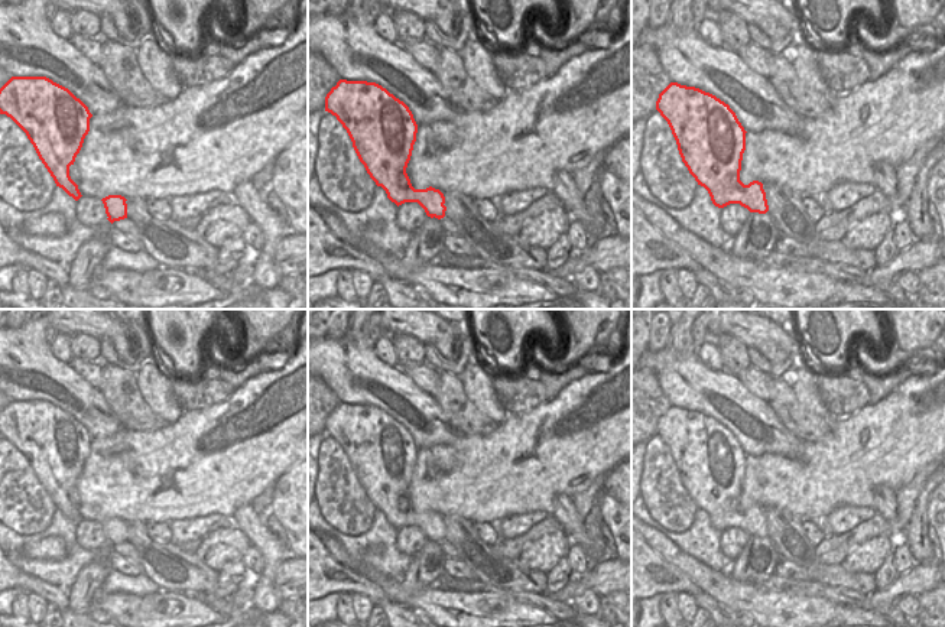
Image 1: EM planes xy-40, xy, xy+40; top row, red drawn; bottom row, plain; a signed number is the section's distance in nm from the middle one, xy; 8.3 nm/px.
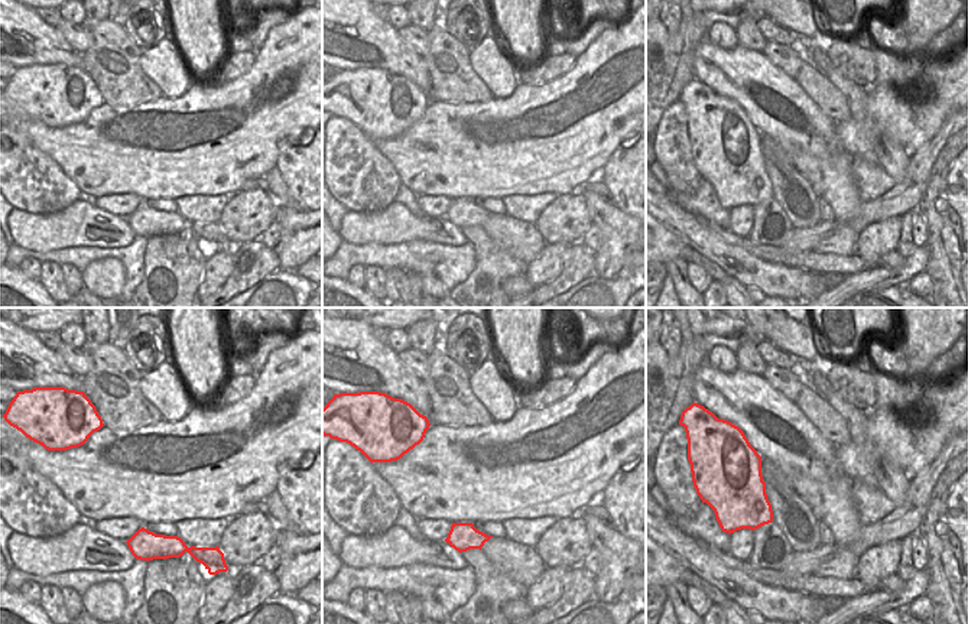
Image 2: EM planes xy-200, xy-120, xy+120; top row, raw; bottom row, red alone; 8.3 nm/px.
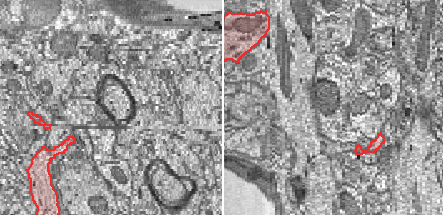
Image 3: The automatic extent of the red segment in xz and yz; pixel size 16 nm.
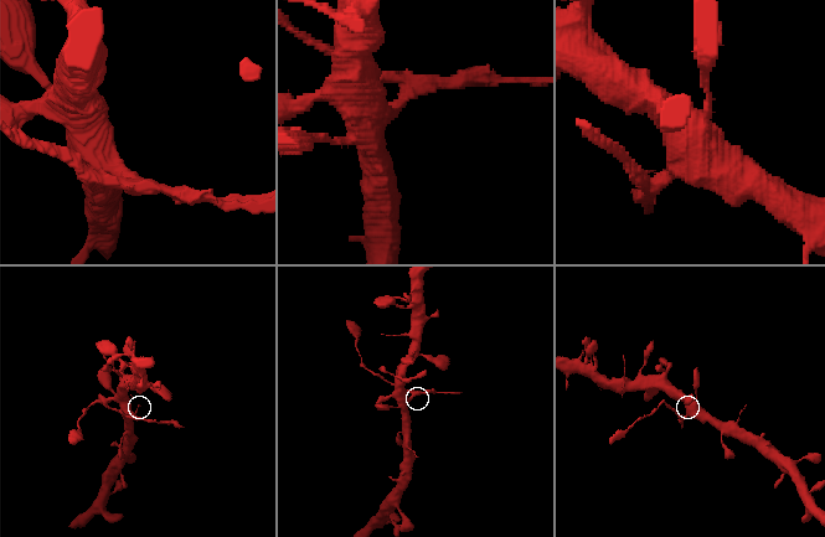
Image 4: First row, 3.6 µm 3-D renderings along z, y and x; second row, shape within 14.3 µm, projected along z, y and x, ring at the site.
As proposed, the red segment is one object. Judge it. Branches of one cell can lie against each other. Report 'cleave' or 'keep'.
cleave

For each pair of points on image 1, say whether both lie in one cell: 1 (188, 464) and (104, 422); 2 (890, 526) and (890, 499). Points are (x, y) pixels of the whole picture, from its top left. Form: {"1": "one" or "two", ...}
{"1": "two", "2": "two"}

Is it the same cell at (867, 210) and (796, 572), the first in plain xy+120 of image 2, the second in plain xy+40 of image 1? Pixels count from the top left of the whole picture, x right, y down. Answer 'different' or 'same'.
different

